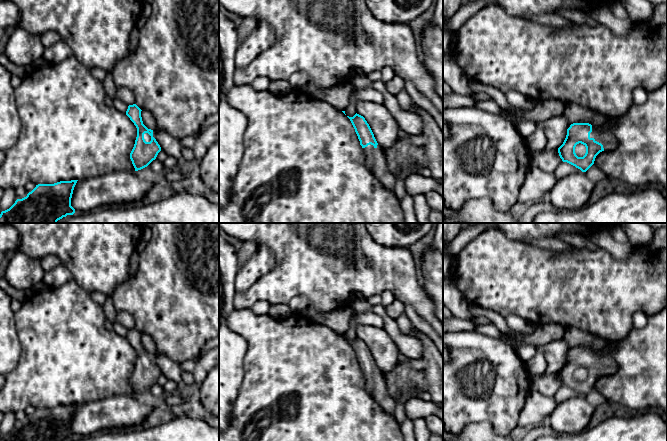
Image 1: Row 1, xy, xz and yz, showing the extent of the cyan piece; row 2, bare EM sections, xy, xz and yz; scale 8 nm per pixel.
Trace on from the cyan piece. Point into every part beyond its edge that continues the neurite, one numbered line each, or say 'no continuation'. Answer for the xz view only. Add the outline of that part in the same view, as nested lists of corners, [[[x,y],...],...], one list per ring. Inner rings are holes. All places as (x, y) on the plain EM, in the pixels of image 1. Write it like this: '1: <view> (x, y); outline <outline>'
1: xz (376, 387); outline [[[370,368],[363,374],[366,380],[365,388],[367,393],[386,413],[393,415],[396,401],[388,393],[384,373],[379,368],[376,372]]]

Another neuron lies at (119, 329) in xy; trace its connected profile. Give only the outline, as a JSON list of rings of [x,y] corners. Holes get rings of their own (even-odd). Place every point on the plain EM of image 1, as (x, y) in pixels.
[[[118,322],[113,323],[113,331],[119,336],[126,337],[128,329]]]

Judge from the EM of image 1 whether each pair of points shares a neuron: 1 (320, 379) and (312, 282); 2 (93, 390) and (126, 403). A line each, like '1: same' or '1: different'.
1: different
2: different

